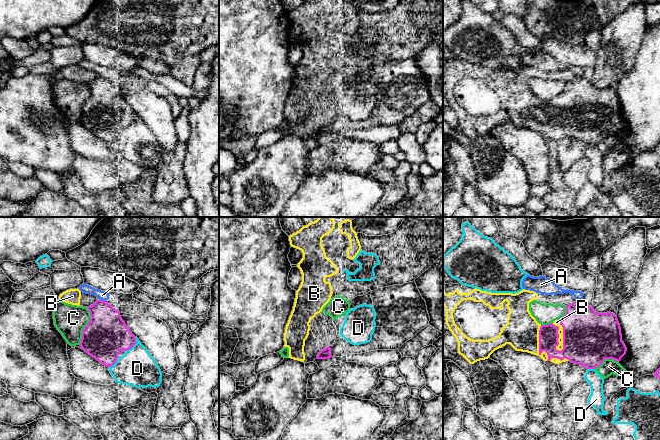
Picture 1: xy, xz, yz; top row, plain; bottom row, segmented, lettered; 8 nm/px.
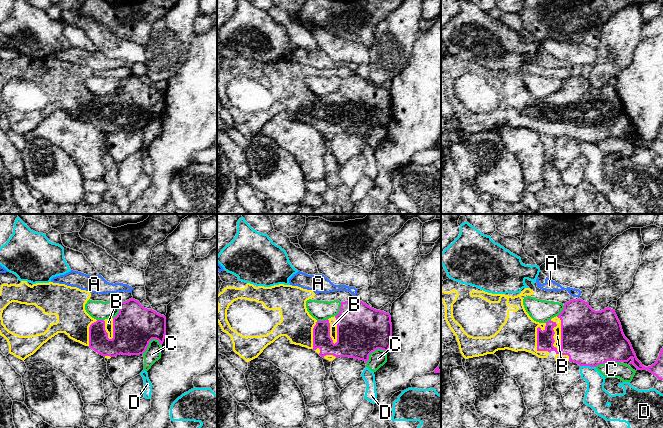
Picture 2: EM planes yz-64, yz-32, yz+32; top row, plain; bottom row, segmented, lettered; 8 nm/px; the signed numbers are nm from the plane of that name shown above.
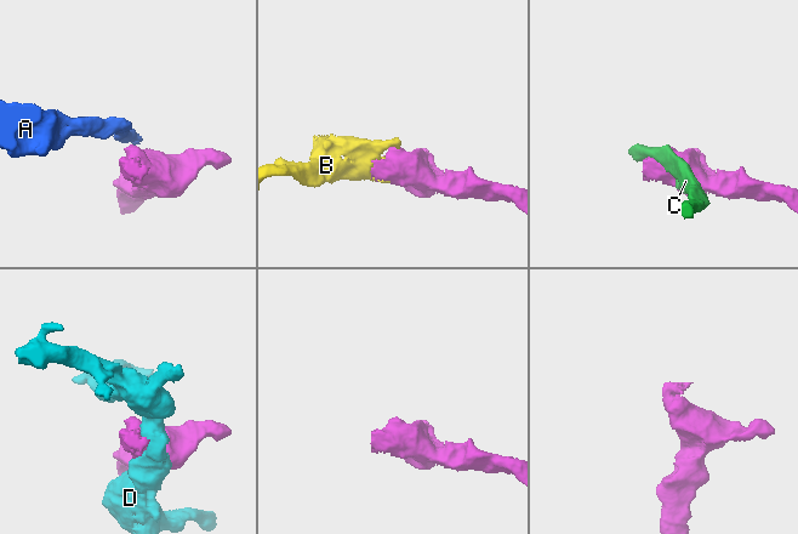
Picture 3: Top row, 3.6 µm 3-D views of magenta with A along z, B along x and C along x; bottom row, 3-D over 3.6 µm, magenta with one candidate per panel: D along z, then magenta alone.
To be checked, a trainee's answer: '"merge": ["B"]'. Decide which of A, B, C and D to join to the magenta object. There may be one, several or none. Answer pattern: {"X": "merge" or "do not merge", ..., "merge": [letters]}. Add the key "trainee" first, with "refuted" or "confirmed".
{"trainee": "confirmed", "A": "do not merge", "B": "merge", "C": "do not merge", "D": "do not merge", "merge": ["B"]}

